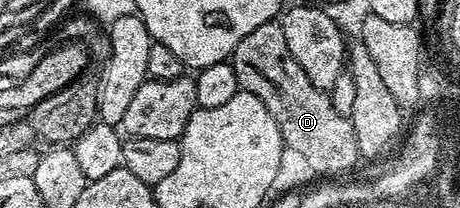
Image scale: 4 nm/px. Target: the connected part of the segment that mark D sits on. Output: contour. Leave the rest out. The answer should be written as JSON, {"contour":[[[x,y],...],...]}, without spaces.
{"contour":[[[273,20],[247,33],[229,62],[235,69],[238,88],[259,97],[279,127],[282,144],[297,153],[321,177],[335,177],[360,160],[352,120],[331,105],[328,92],[312,85],[299,61],[291,54],[280,22]]]}

